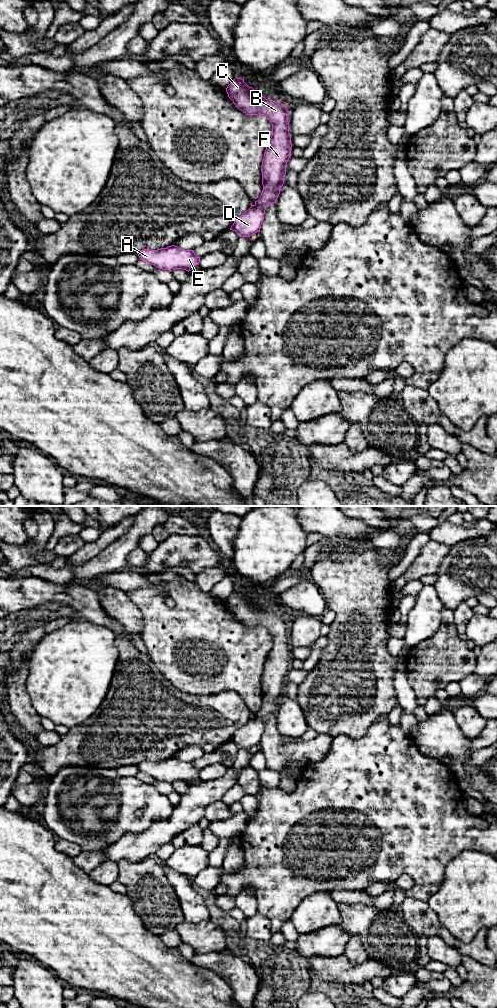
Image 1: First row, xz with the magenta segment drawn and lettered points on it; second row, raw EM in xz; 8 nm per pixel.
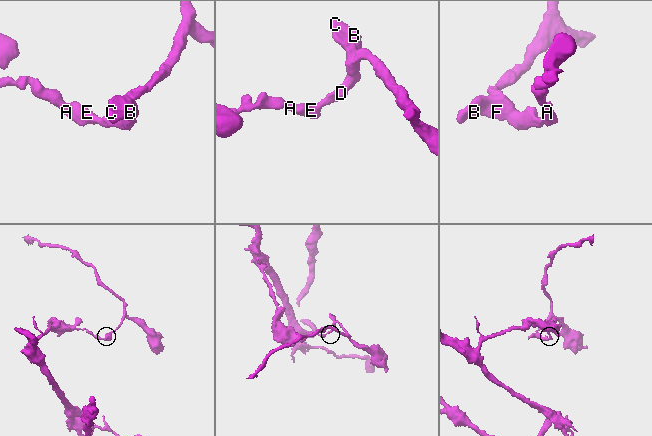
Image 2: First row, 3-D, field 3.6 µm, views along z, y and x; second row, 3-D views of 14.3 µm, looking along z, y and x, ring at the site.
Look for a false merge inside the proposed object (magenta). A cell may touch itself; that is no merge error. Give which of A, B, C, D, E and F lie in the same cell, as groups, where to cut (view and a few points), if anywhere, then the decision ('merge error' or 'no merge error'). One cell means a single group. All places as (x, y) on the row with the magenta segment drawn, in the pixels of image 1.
A D E / B C F; cut in xz along (281, 186), (263, 188); merge error

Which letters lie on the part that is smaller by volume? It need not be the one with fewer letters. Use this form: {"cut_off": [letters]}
{"cut_off": ["B", "C", "F"]}

